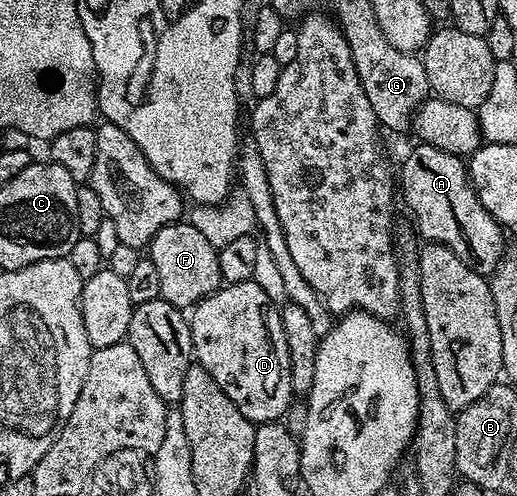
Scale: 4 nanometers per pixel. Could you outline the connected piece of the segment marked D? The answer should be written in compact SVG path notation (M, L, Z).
M254 280L249 282L233 282L230 284L220 285L208 298L202 298L197 305L190 311L189 321L191 324L191 348L193 358L198 365L205 368L205 372L209 372L209 376L213 376L213 380L217 380L217 384L221 384L221 392L225 392L225 396L229 396L229 400L233 400L233 404L237 404L240 412L247 417L250 422L273 422L282 419L283 413L291 406L291 398L293 399L293 391L291 389L291 373L289 372L289 348L285 344L285 332L281 328L281 316L277 309L276 303L269 300L269 296L265 296L265 292L261 292L261 288Z

